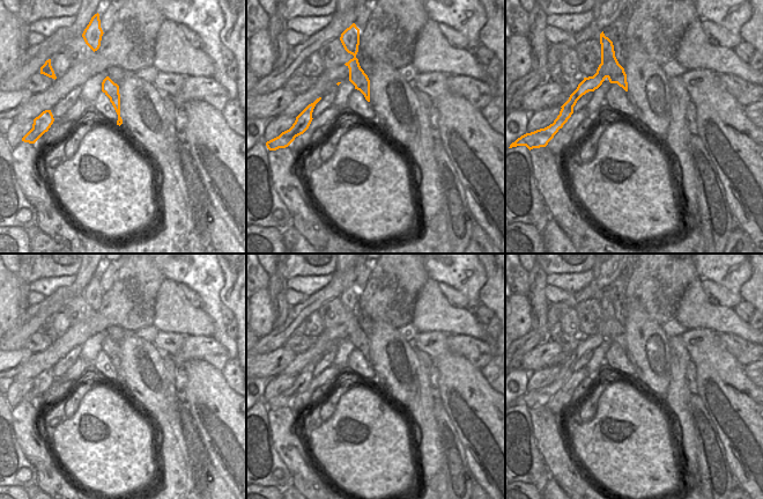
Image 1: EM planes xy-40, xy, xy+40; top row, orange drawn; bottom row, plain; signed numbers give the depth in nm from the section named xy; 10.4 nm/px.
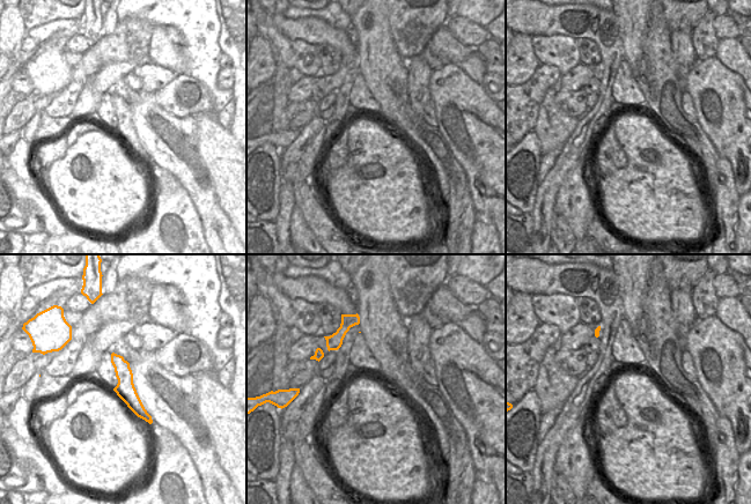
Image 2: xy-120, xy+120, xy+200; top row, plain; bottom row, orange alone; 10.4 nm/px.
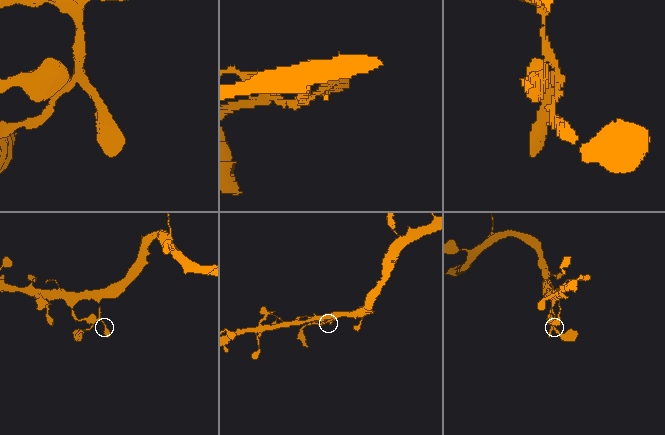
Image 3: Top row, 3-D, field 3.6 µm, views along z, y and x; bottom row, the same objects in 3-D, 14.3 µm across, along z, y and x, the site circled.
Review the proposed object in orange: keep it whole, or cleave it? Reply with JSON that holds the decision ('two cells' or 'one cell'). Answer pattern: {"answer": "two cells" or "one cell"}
{"answer": "two cells"}

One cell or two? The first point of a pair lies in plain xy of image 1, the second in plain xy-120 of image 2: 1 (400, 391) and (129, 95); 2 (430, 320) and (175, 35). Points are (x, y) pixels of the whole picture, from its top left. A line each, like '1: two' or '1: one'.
1: two
2: two

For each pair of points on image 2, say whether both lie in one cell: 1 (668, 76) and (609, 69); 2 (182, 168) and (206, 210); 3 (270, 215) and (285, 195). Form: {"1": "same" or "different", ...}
{"1": "different", "2": "same", "3": "different"}

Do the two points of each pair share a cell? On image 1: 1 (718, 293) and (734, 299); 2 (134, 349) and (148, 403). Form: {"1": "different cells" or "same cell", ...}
{"1": "same cell", "2": "same cell"}

